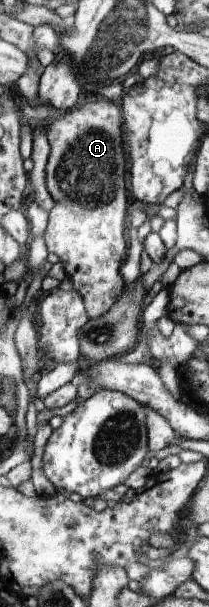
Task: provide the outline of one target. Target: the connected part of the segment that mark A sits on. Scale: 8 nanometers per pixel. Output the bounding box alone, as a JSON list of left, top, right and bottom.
[44,99,128,319]

